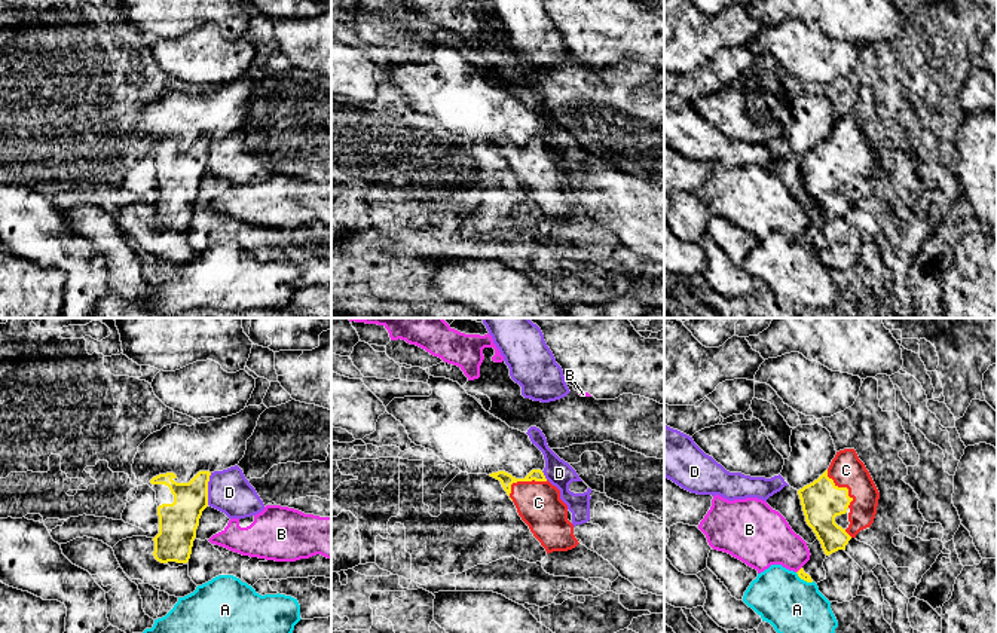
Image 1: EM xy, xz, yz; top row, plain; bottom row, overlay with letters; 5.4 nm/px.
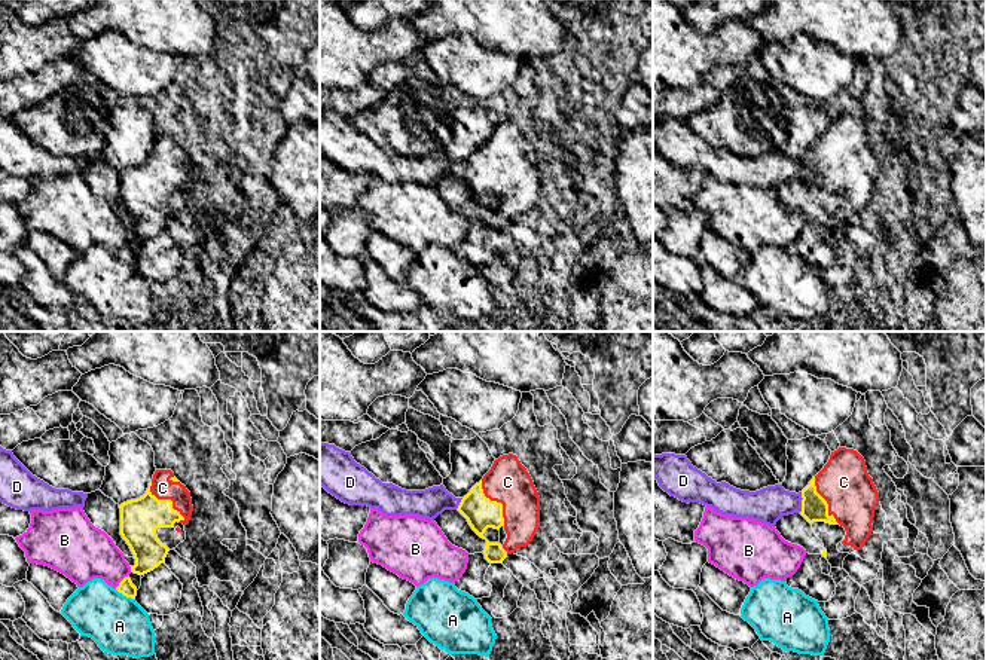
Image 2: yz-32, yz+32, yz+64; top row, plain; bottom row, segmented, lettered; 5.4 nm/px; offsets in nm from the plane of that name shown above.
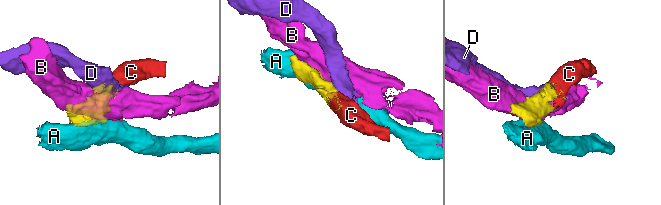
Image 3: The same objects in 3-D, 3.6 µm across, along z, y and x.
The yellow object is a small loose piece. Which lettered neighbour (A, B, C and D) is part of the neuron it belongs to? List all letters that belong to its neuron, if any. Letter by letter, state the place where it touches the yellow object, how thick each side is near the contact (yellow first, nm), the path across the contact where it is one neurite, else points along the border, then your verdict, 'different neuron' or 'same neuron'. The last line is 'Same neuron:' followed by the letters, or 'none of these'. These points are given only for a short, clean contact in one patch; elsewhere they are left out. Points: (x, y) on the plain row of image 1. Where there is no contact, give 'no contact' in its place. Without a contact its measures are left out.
A: meets yellow in yz at (804, 247); 50 nm thick on the yellow side, 320 nm on the other; different neuron
B: meets yellow in yz at (800, 237); 50 nm thick on the yellow side, 300 nm on the other; different neuron
C: meets yellow in xz at (523, 147); 70 nm thick on the yellow side, 240 nm on the other; same neuron
D: meets yellow in xy at (207, 156); 200 nm thick on the yellow side, 220 nm on the other; border along xy (211, 140), (207, 171); different neuron
Same neuron: C

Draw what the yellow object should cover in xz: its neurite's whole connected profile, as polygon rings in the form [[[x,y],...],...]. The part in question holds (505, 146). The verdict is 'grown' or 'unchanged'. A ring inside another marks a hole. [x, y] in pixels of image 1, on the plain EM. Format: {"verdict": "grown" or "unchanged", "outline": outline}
{"verdict": "grown", "outline": [[[532,137],[525,146],[516,146],[505,138],[489,143],[501,149],[519,183],[547,221],[568,218],[579,211],[574,202],[574,192],[568,187],[568,172],[560,166],[560,158],[541,137]]]}

